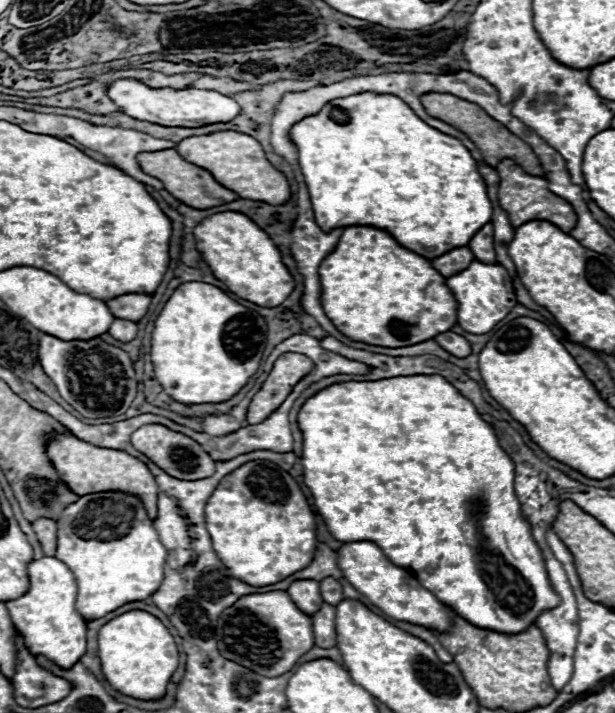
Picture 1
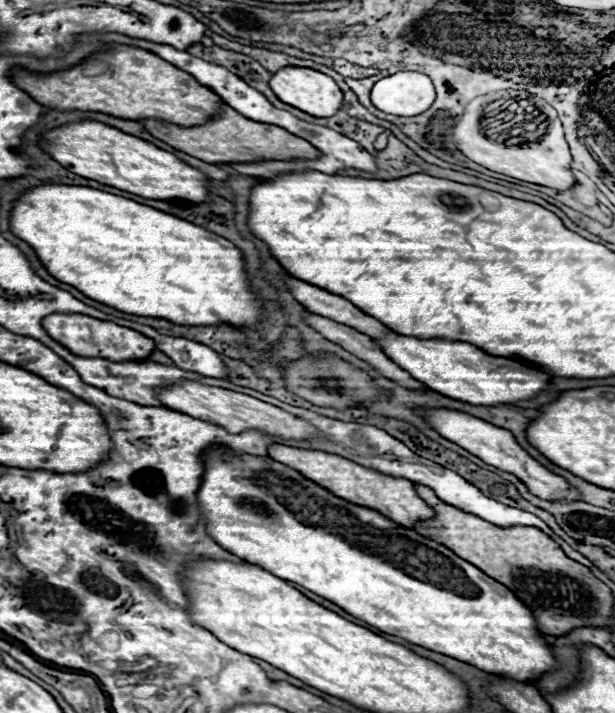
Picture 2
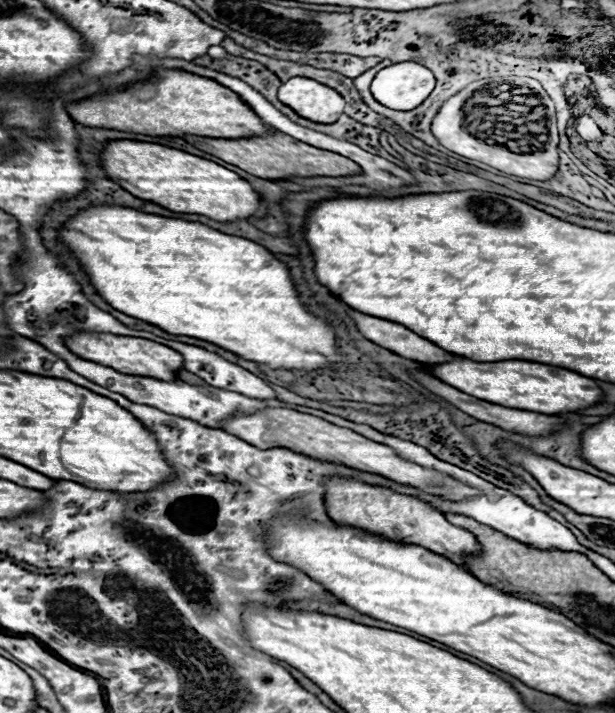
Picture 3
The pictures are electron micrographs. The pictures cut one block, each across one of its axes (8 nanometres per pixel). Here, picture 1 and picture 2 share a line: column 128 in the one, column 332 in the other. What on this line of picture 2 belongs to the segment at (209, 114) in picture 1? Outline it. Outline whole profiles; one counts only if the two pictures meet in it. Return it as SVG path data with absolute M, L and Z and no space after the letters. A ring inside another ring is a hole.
M288 66L278 70L272 80L270 80L270 88L274 90L274 94L284 102L290 104L310 116L322 116L322 118L330 118L330 114L338 114L342 104L344 104L344 94L342 90L336 86L336 82L316 70L310 68L298 68L298 66Z

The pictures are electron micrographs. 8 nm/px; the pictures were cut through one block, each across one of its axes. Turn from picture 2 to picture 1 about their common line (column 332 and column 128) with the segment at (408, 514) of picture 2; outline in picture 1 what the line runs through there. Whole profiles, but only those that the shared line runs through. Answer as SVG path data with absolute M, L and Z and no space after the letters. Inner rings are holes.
M70 432L50 436L48 438L48 458L54 464L54 468L60 472L62 480L74 494L92 494L92 492L102 492L102 490L118 490L118 492L128 492L138 498L142 498L142 504L146 506L146 512L150 514L150 520L158 516L158 486L154 476L150 474L148 466L134 456L122 452L122 450L112 450L112 448L98 448L88 442L78 440Z

